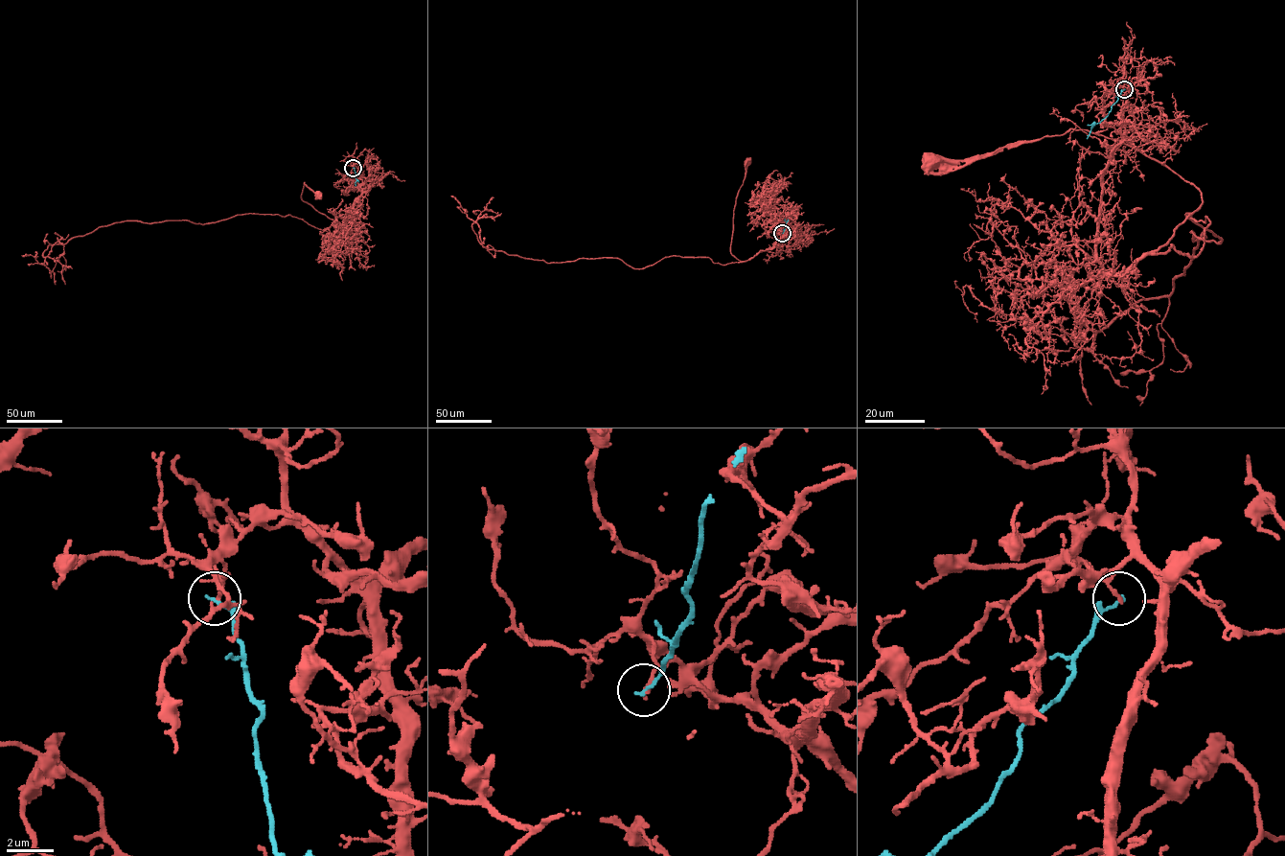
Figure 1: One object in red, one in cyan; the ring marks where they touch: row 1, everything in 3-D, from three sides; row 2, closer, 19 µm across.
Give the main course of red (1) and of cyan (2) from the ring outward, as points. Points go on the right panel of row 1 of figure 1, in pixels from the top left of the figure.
1: (1124, 89), (1096, 233), (1096, 260), (1122, 272), (1201, 204), (1164, 165), (1068, 129), (933, 159)
2: (1124, 89), (1109, 114), (1094, 125), (1087, 138)

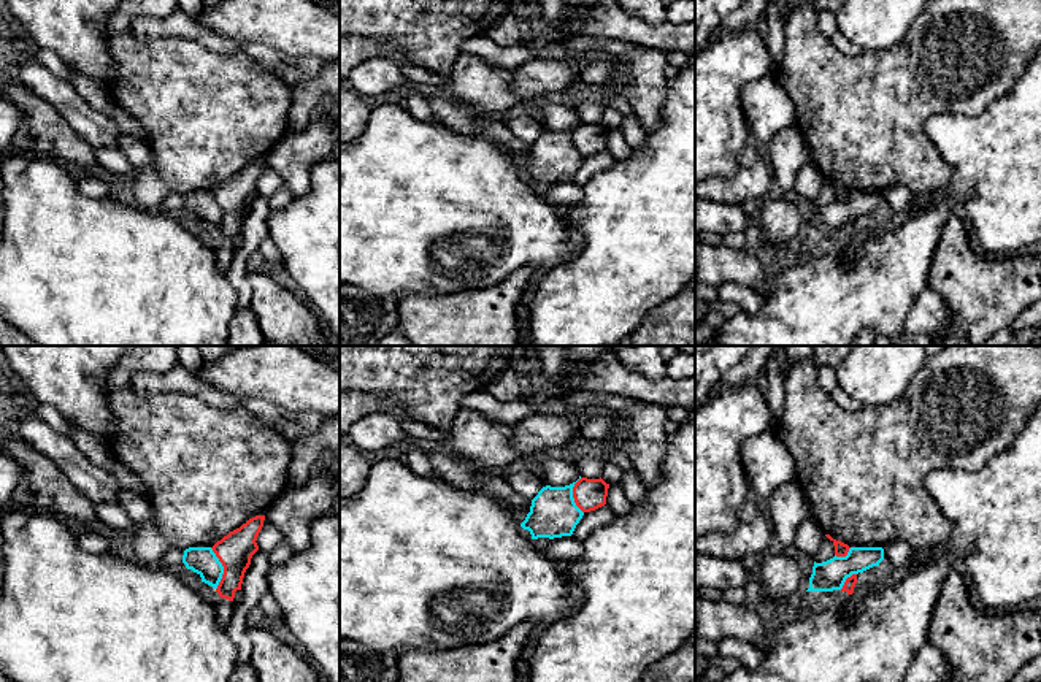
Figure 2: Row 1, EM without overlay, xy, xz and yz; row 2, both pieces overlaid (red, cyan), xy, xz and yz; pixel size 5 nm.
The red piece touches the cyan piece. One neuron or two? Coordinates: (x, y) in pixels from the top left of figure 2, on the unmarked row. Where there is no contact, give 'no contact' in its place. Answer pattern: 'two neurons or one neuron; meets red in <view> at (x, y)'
two neurons; meets red in xy at (224, 213)

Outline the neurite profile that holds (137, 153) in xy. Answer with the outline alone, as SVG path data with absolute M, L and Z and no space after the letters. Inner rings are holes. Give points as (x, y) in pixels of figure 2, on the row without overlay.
M119 133L116 148L125 155L135 171L140 171L154 162L151 148L129 133Z

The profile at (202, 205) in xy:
M189 192L184 195L182 208L202 222L202 227L217 233L224 211L211 192Z

